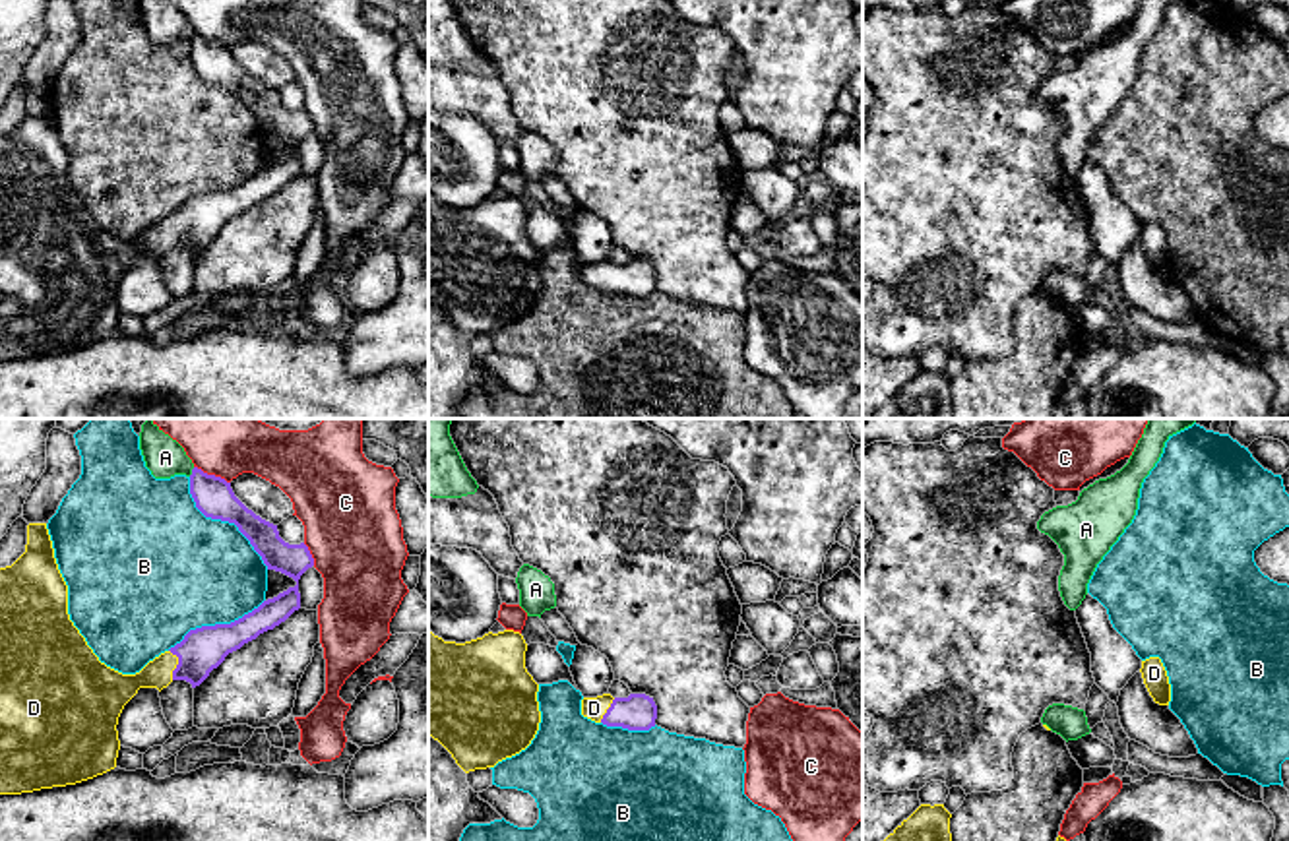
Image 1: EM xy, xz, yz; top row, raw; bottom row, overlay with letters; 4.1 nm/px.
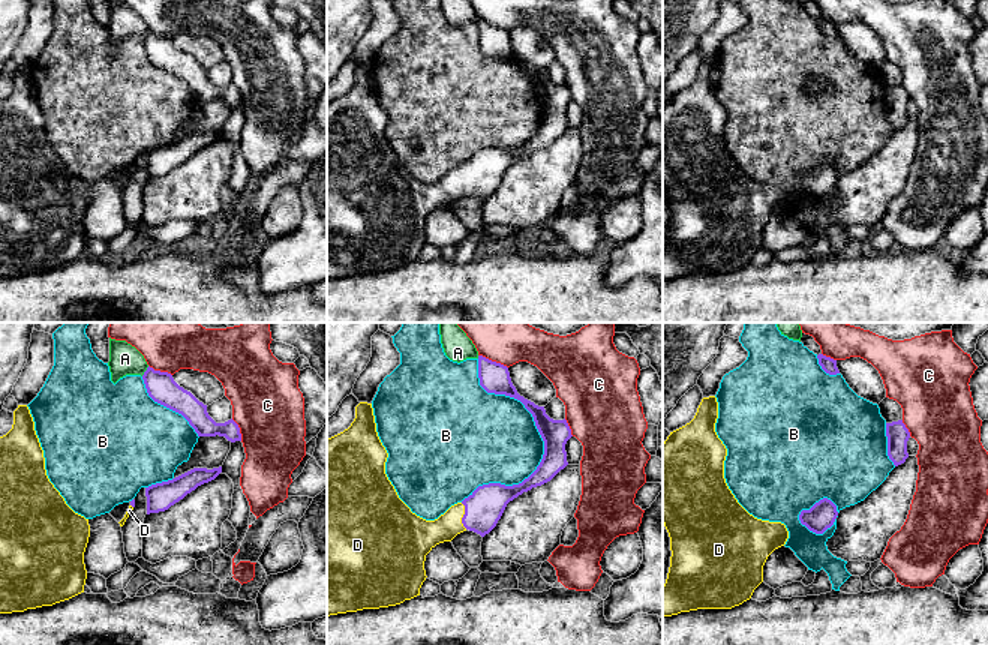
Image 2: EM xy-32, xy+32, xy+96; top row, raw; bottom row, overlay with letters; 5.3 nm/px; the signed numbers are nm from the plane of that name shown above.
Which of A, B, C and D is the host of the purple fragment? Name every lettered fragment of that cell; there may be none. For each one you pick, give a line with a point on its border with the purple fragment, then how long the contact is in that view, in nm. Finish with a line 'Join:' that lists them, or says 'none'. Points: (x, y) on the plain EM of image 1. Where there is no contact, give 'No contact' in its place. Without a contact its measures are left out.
D: Touches purple at xy (177, 231). Shared border 130 nm
Join: D

